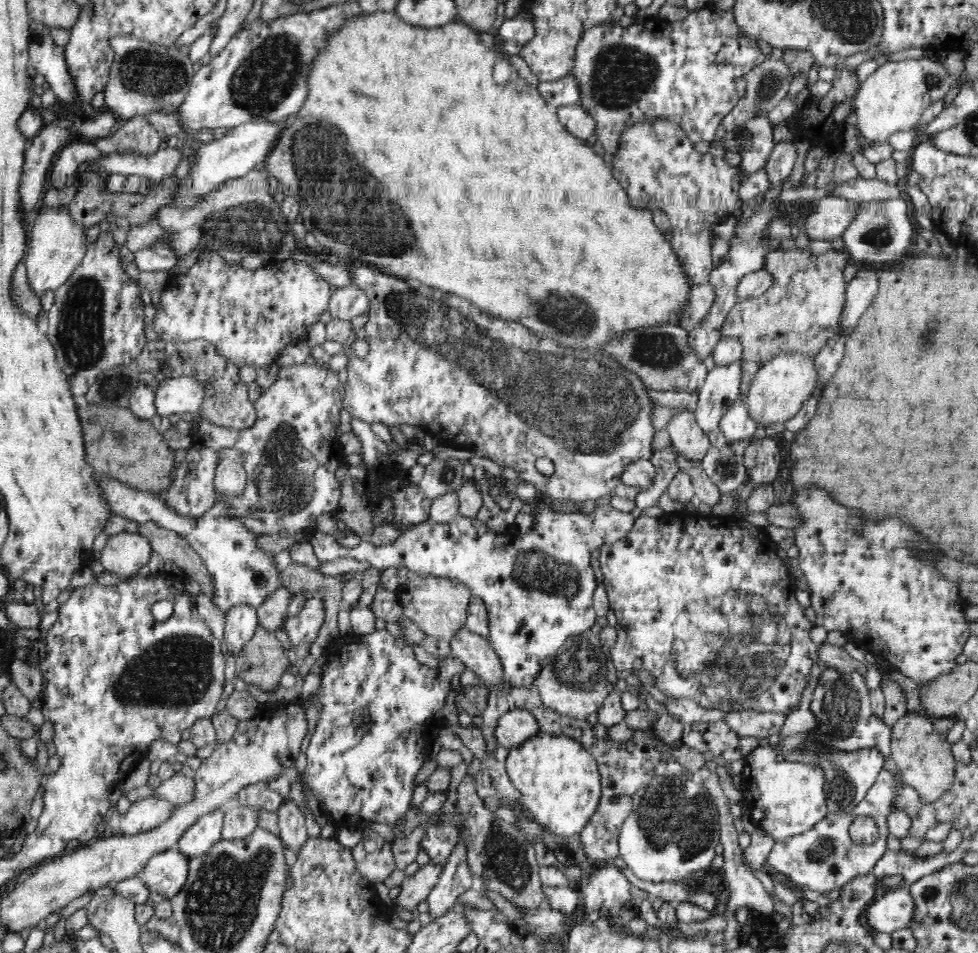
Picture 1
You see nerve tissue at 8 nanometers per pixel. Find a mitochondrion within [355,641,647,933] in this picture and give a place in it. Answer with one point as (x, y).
(506, 860)

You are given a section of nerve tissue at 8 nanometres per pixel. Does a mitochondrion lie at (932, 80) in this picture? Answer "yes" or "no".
yes

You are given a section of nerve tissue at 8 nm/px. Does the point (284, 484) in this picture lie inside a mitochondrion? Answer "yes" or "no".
yes

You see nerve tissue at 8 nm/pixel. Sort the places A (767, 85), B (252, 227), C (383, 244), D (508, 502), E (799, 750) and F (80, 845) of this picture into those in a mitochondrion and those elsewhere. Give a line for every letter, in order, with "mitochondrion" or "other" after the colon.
A: mitochondrion
B: mitochondrion
C: mitochondrion
D: other
E: mitochondrion
F: other

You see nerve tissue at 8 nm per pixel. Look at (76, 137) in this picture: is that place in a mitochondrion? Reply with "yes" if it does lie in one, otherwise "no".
no

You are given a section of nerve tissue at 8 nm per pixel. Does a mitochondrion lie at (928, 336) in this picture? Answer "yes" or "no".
yes

